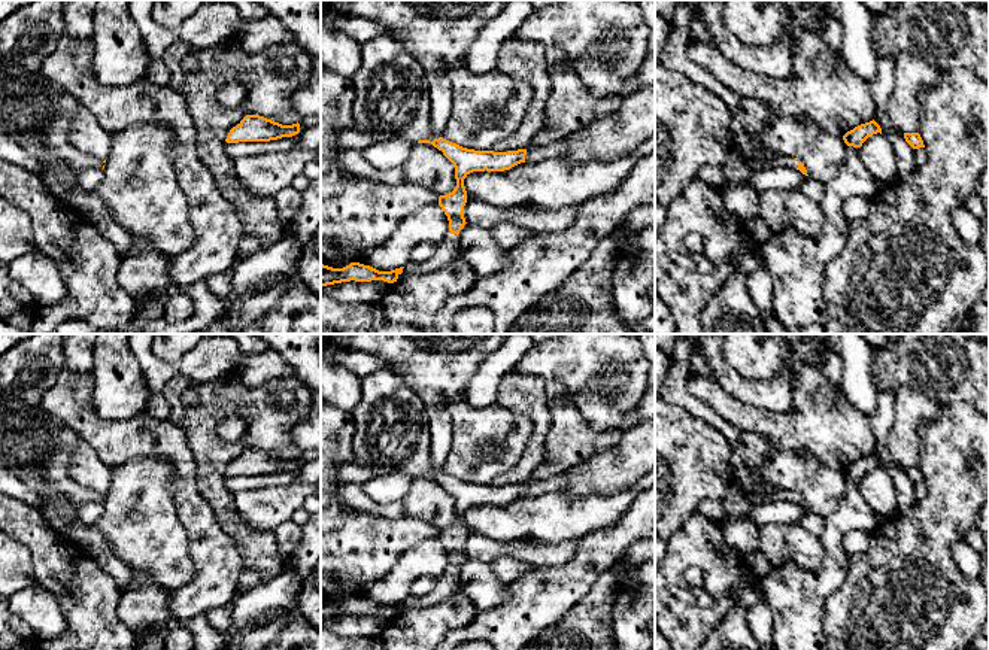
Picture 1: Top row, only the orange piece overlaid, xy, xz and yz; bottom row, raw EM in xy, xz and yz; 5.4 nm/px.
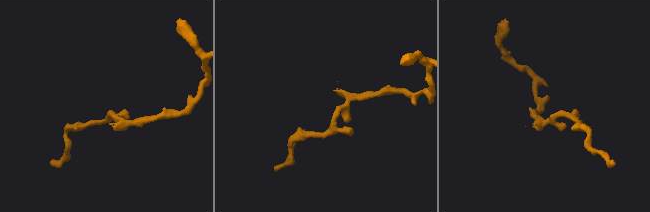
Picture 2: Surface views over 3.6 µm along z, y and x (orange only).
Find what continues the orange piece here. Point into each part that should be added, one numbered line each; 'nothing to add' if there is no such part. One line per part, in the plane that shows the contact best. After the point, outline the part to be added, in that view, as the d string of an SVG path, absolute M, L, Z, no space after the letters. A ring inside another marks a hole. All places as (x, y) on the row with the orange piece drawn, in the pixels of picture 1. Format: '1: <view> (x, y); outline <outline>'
1: xz (391, 102); outline M385 34L361 43L361 64L351 78L355 128L374 142L433 142L425 69Z

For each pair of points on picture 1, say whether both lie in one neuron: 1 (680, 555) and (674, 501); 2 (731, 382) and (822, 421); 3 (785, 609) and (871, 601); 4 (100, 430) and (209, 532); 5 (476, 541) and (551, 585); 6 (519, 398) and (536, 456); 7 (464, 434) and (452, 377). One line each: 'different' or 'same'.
1: different
2: different
3: different
4: same
5: different
6: same
7: different

